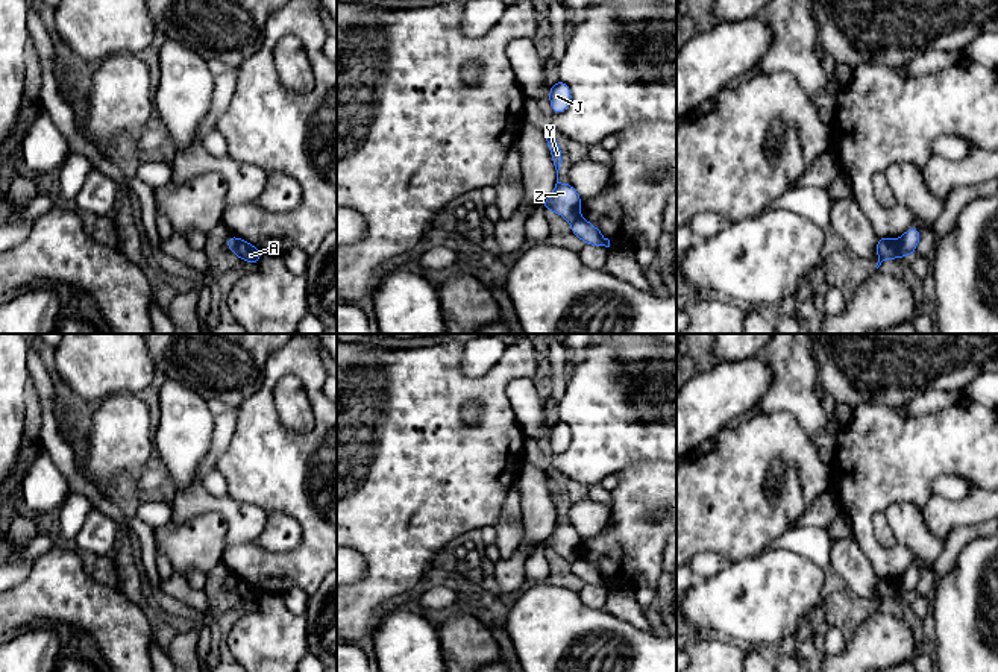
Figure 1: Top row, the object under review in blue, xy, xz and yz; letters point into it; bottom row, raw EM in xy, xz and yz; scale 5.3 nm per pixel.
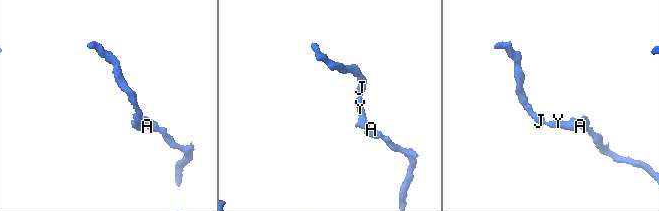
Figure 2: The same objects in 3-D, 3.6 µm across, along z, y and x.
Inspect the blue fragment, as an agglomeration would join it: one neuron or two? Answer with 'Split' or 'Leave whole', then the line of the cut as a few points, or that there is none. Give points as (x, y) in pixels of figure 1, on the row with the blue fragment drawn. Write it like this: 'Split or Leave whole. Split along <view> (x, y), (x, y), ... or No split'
Split. Split along yz (901, 238), (898, 257)

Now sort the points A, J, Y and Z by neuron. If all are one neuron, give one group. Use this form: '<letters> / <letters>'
A / J Y Z

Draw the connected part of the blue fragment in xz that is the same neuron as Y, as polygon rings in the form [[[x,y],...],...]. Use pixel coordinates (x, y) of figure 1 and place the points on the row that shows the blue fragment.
[[[546,132],[546,141],[557,170],[557,184],[554,193],[543,203],[540,203],[540,208],[543,211],[554,209],[558,215],[572,223],[579,218],[581,196],[569,182],[561,184],[558,181],[563,150],[549,132]]]

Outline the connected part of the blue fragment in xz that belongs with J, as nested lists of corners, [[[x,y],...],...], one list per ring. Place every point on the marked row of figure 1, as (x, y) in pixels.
[[[560,79],[555,85],[549,86],[549,100],[552,114],[563,114],[572,102],[570,86]]]

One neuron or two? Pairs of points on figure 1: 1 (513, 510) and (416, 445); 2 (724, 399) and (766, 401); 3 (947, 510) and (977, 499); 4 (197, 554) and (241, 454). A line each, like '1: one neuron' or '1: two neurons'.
1: two neurons
2: two neurons
3: one neuron
4: two neurons

